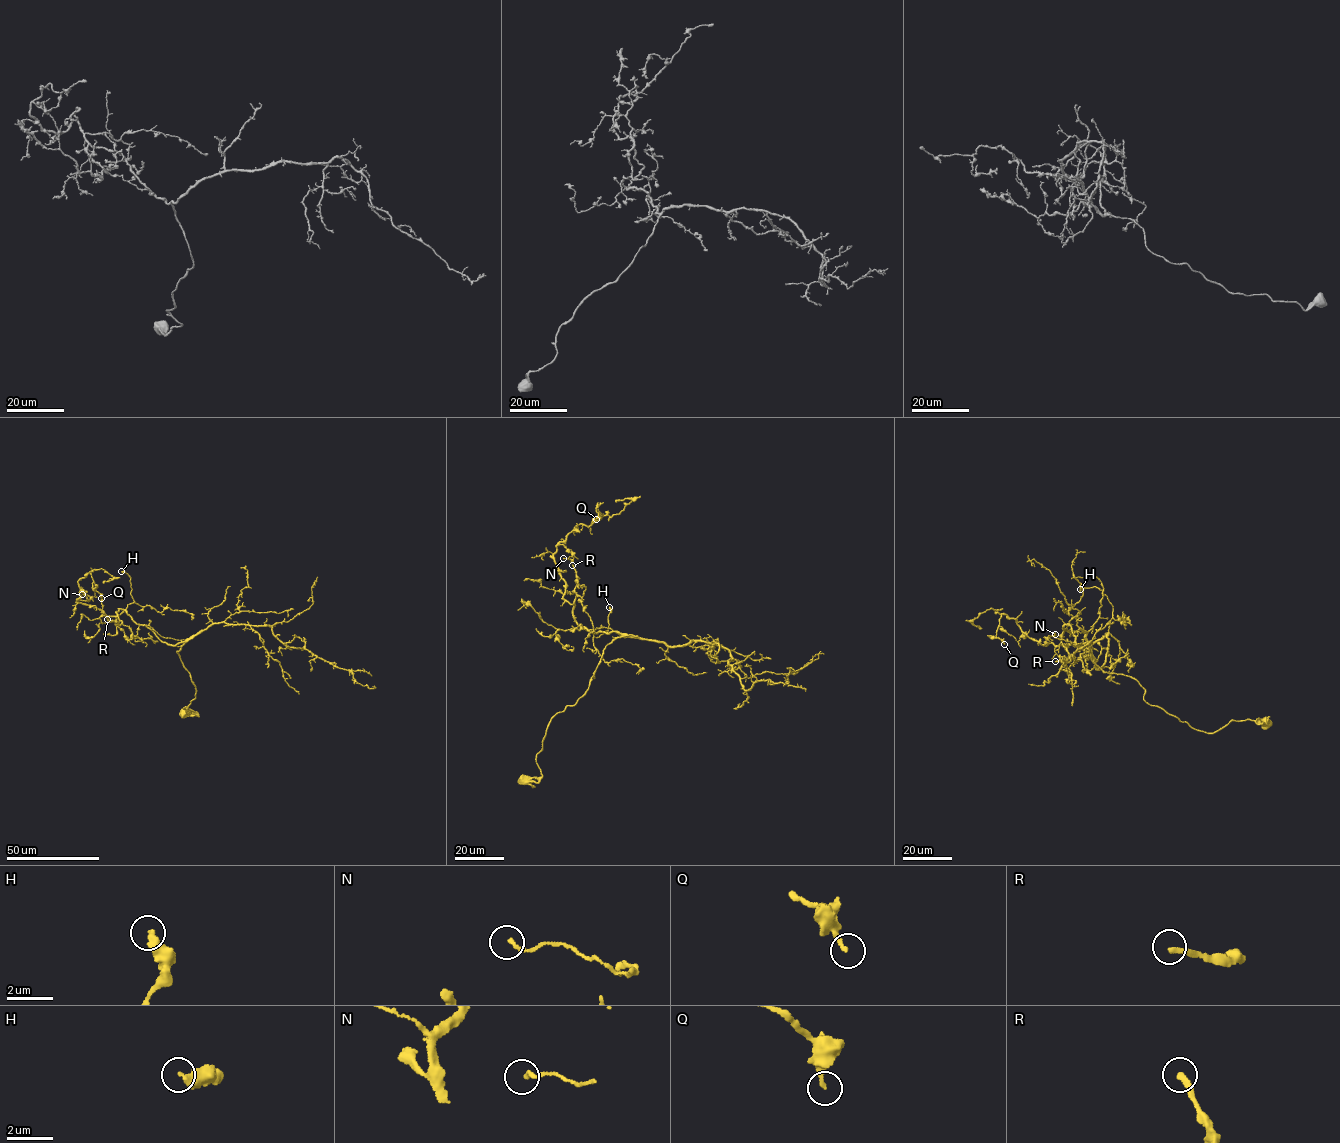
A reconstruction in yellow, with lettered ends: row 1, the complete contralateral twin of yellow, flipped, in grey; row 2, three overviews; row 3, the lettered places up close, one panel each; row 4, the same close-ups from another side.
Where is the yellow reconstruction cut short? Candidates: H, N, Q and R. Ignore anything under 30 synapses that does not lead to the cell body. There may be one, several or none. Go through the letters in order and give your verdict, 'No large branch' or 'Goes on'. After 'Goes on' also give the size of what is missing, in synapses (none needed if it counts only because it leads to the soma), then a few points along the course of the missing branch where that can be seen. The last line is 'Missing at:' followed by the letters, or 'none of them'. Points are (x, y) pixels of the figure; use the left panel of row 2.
H: No large branch
N: No large branch
Q: No large branch
R: Goes on. Roughly 80 synapses. Course of what is missing: (107, 619), (97, 621), (88, 612), (80, 610), (79, 604), (70, 607)
Missing at: R

